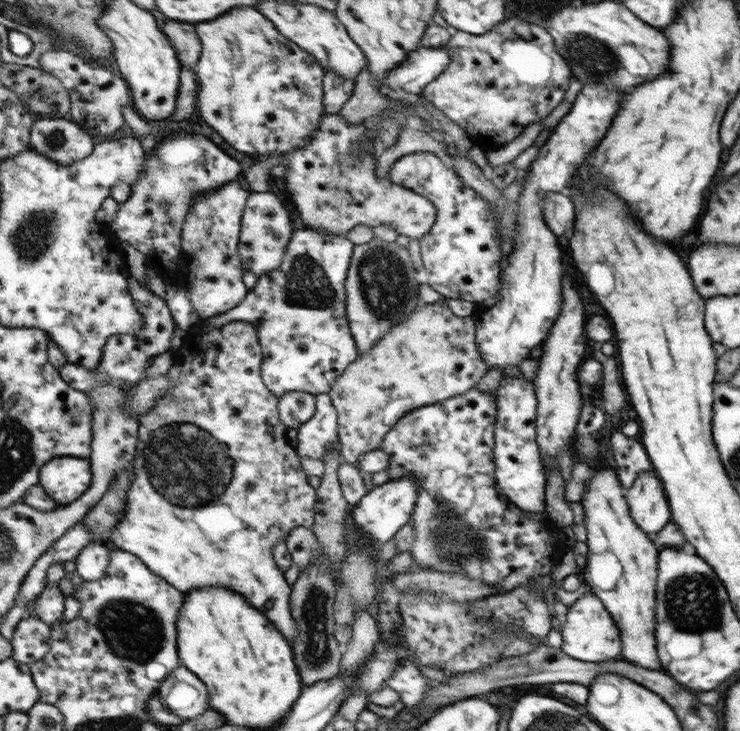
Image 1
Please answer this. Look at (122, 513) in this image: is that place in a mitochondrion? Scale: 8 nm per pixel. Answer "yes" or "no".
no

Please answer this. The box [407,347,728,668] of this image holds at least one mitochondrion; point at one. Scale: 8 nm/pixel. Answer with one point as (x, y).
(692, 602)

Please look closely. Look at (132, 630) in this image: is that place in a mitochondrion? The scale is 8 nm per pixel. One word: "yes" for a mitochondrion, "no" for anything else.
yes

